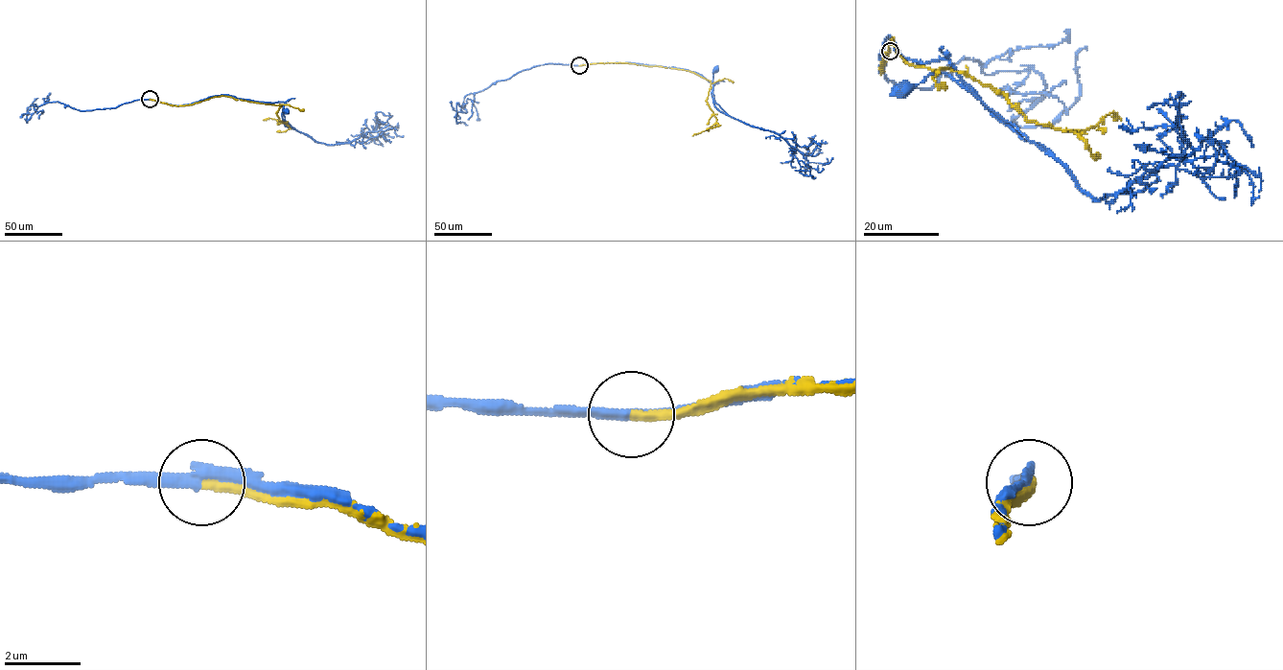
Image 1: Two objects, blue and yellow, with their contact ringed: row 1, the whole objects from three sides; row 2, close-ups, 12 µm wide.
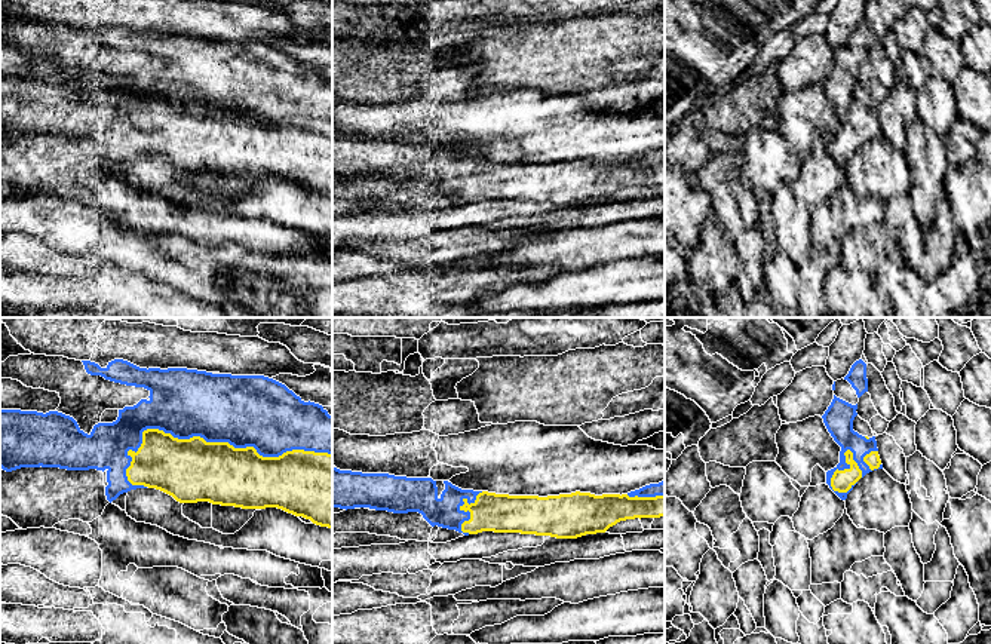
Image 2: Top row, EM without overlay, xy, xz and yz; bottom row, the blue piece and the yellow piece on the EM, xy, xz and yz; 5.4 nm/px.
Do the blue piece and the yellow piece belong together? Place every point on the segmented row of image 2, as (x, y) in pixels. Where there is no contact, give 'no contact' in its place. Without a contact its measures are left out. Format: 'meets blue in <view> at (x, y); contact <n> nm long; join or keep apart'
meets blue in xy at (211, 441); contact 1100 nm long; keep apart

